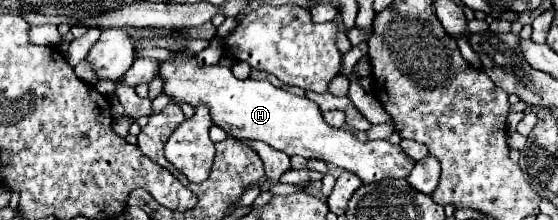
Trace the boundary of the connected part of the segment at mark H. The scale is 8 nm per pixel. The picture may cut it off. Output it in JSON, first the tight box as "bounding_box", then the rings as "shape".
{"bounding_box":[158,51,414,183],"shape":[[[172,51],[172,57],[174,59],[160,63],[158,77],[164,81],[162,93],[166,93],[176,105],[188,103],[192,107],[208,107],[214,125],[222,127],[236,139],[264,141],[288,157],[300,155],[332,163],[340,169],[356,173],[362,183],[374,183],[386,177],[408,177],[414,167],[414,161],[400,149],[400,145],[392,145],[386,139],[360,141],[348,129],[334,129],[326,125],[318,105],[306,97],[290,95],[268,81],[240,81],[232,75],[230,67],[224,65],[200,67],[196,63],[196,55],[186,51]]]}

